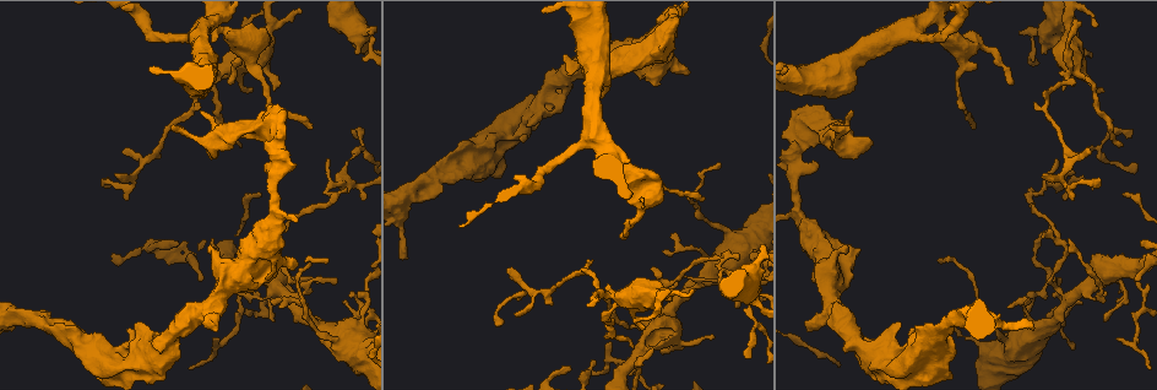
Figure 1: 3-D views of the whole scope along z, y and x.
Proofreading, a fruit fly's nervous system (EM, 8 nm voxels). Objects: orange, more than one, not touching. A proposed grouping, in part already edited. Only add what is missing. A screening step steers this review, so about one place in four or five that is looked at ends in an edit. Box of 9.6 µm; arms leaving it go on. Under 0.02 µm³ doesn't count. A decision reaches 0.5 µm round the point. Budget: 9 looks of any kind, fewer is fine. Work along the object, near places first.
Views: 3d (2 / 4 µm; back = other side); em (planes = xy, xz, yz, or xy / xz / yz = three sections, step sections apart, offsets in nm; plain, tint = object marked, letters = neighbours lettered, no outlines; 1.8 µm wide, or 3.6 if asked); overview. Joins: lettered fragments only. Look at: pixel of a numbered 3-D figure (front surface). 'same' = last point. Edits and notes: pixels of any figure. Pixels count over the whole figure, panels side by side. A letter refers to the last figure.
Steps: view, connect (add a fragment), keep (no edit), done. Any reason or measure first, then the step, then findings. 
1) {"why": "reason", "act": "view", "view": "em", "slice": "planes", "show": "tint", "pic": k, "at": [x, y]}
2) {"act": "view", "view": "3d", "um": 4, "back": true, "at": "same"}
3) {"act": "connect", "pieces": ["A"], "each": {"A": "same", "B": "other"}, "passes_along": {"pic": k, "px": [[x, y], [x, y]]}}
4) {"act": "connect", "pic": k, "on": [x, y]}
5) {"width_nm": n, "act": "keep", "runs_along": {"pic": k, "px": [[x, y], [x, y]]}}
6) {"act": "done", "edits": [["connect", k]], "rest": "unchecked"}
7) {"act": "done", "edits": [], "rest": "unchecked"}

{"why": "thin end", "act": "view", "view": "em", "slice": "planes", "show": "letters", "pic": 1, "at": [654, 267]}

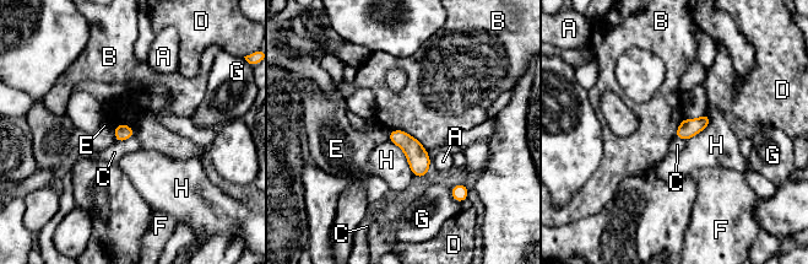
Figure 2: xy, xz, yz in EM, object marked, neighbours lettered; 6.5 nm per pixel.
{"width_nm": 100, "act": "keep", "each": {"A": "other", "B": "other", "C": "other", "D": "other", "E": "other", "F": "other", "G": "other", "H": "other"}, "border": {"pic": 2, "px": [[390, 129], [405, 130], [426, 150]]}, "found": "no lettered fragment goes on from it"}

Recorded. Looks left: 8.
{"why": "an open end", "act": "view", "view": "em", "slice": "xy", "step": 4, "show": "letters", "pic": 1, "at": [172, 125]}

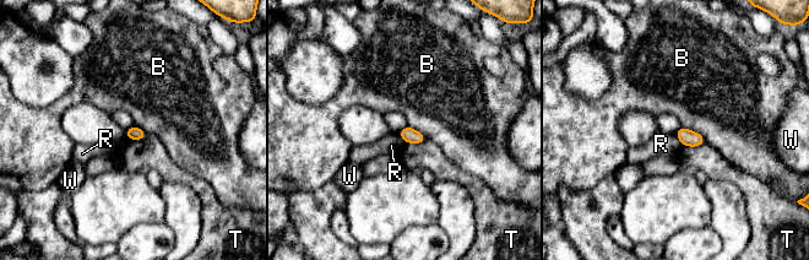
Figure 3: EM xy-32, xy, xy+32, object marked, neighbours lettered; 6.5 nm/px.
{"act": "keep", "each": {"B": "other", "R": "other", "T": "other", "W": "other"}, "border": {"pic": 3, "px": [[682, 125], [698, 131], [706, 141]]}, "found": "no lettered fragment goes on from it"}

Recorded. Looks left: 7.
{"why": "branch stops here", "act": "view", "view": "3d", "um": 4, "pic": 1, "at": [1046, 54]}

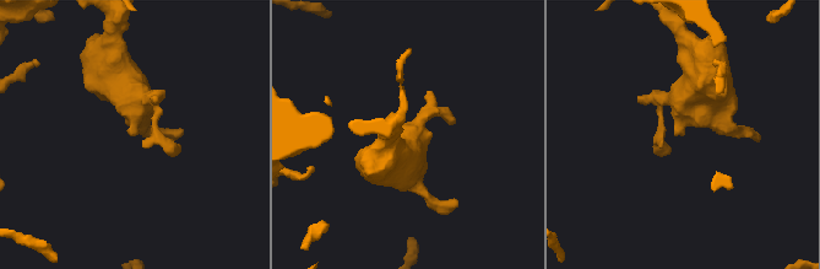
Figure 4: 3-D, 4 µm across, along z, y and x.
{"act": "view", "view": "em", "slice": "planes", "show": "plain", "pic": 4, "at": [133, 135]}

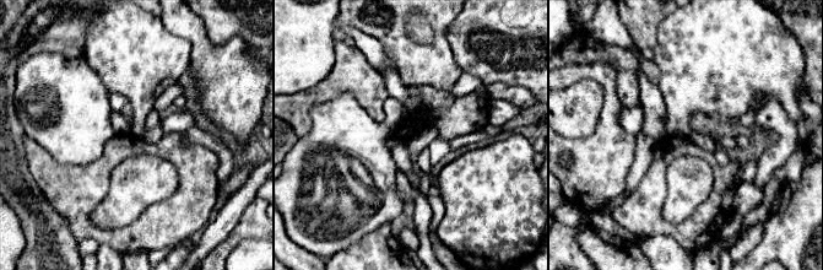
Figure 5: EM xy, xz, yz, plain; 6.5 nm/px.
{"act": "view", "view": "em", "slice": "planes", "show": "letters", "at": "same"}

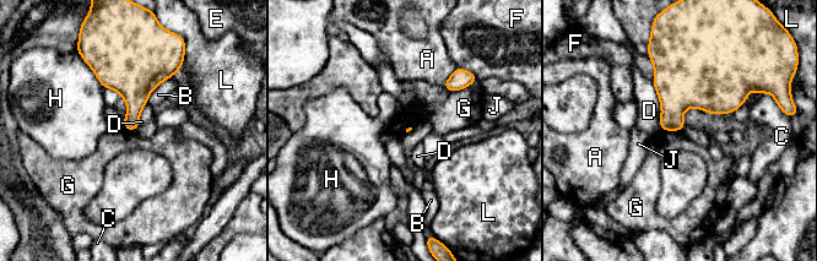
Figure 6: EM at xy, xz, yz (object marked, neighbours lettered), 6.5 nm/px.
{"act": "keep", "each": {"A": "other", "B": "other", "C": "other", "D": "other", "E": "other", "F": "other", "G": "other", "H": "other", "J": "other", "L": "other"}, "border": {"pic": 6, "px": [[681, 130], [660, 131]]}, "found": "none of them fits"}

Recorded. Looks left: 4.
{"why": "calibre changes", "act": "view", "view": "em", "slice": "yz", "step": 4, "show": "tint", "pic": 1, "at": [959, 67]}

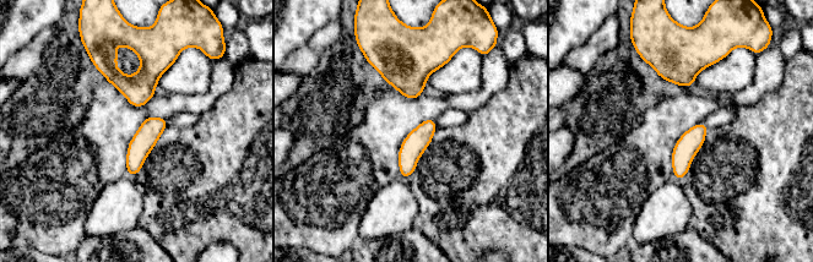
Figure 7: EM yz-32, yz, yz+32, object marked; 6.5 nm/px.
{"why": "cut it another way", "act": "view", "view": "em", "slice": "planes", "show": "letters", "at": "same"}

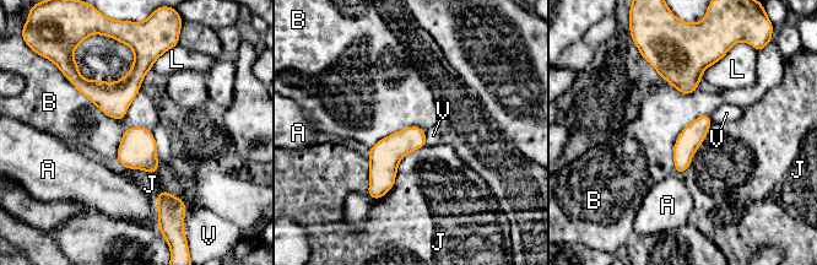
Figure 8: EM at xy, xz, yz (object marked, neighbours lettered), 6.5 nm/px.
{"act": "keep", "each": {"A": "other", "B": "other", "J": "other", "L": "other", "V": "other"}, "border": {"pic": 8, "px": [[68, 80], [117, 119], [140, 91]]}, "found": "no lettered fragment goes on from it"}

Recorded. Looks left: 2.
{"act": "done", "edits": [], "rest": "unchecked"}

